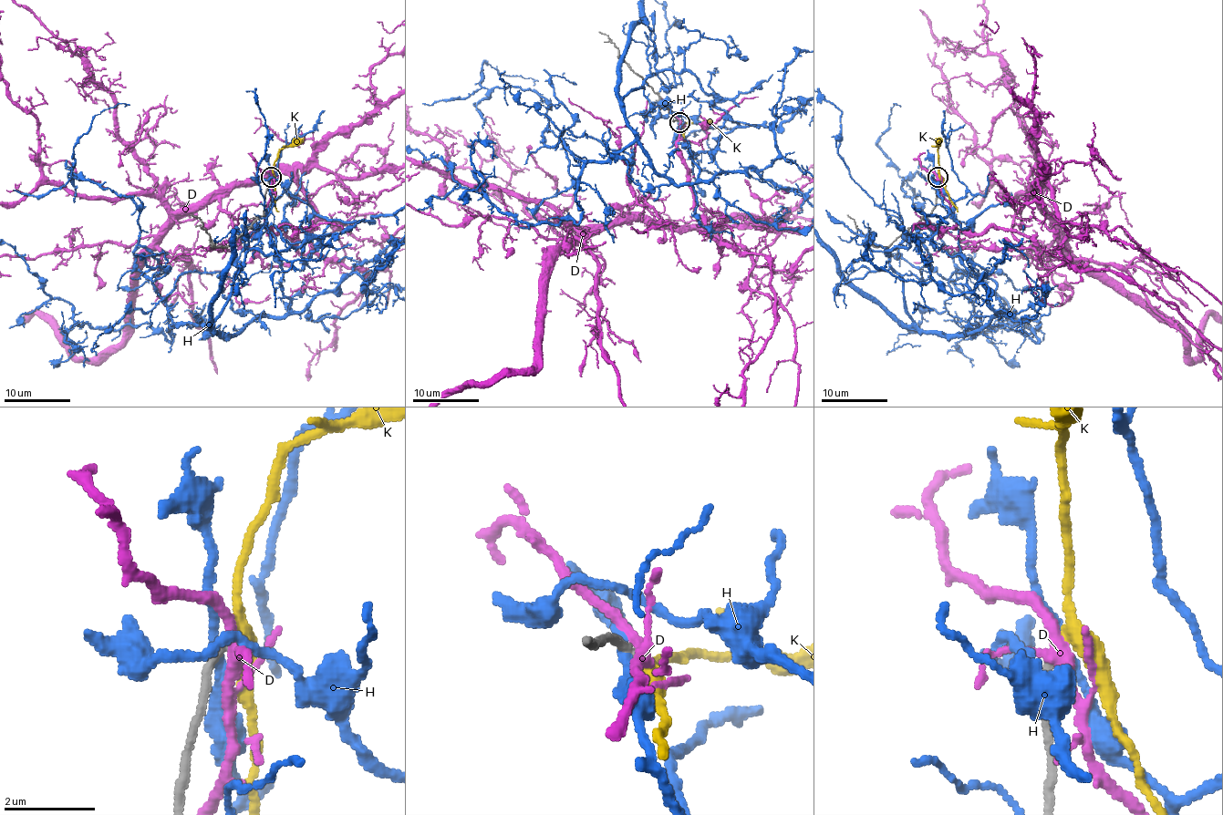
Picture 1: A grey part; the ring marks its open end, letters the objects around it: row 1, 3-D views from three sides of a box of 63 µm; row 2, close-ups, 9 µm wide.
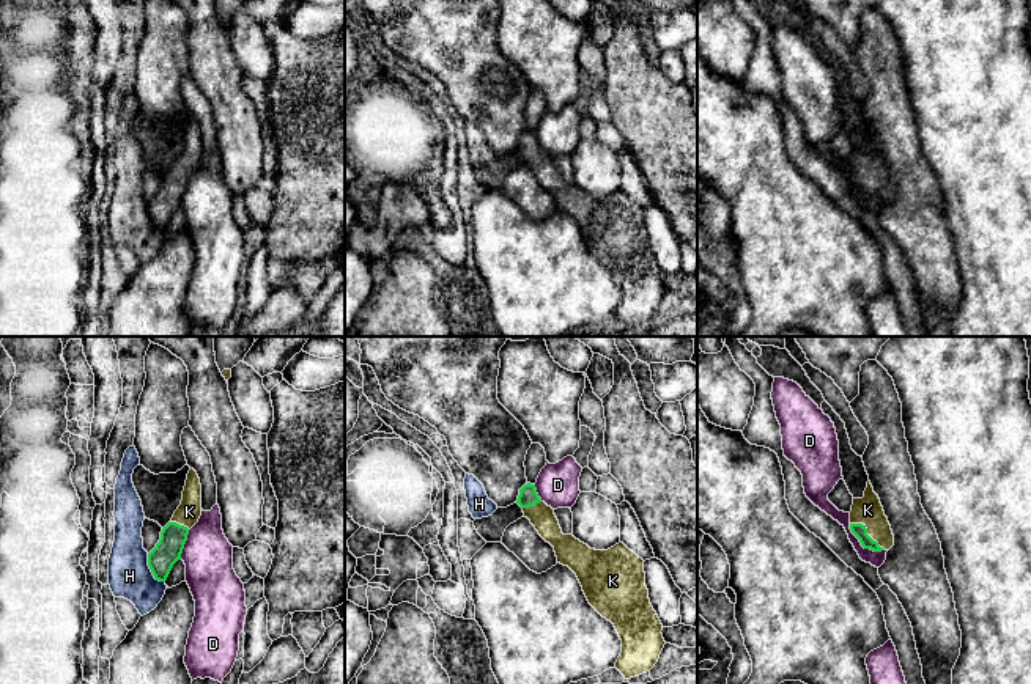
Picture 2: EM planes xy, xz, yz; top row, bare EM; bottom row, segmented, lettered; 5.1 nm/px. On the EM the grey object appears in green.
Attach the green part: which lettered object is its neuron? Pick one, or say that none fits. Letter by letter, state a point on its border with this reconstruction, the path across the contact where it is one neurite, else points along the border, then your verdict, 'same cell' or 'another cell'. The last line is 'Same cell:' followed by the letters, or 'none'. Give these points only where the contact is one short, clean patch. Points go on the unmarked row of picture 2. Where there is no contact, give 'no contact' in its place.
D: contact yz (863, 194); border yz (849, 172), (849, 176), (864, 195), (883, 198); another cell
H: contact xy (151, 219); border xy (147, 202), (151, 222), (164, 230); another cell
K: contact yz (866, 180); way yz (860, 178), (866, 180), (868, 158); same cell
Same cell: K

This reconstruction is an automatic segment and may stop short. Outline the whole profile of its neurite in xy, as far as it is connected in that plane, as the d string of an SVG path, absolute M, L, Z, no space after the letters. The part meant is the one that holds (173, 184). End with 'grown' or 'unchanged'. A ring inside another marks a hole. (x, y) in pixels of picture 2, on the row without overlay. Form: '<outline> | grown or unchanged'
M189 118L183 148L172 168L162 176L161 187L148 201L148 214L156 228L165 230L173 212L181 208L189 178L201 164L201 132L197 120Z | grown

